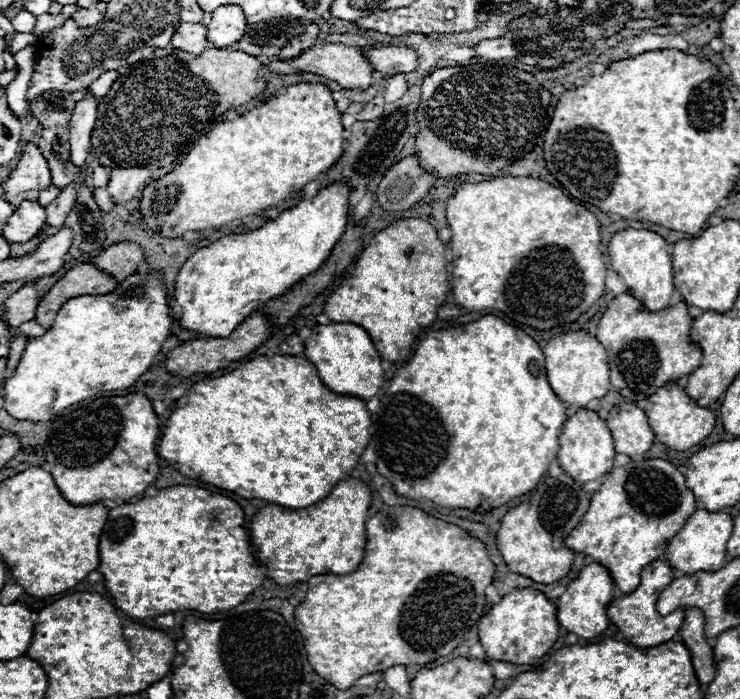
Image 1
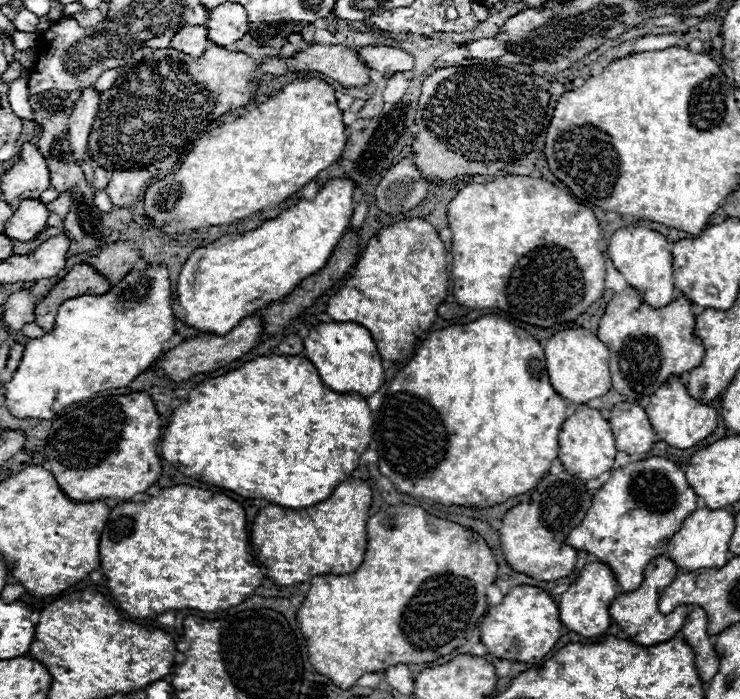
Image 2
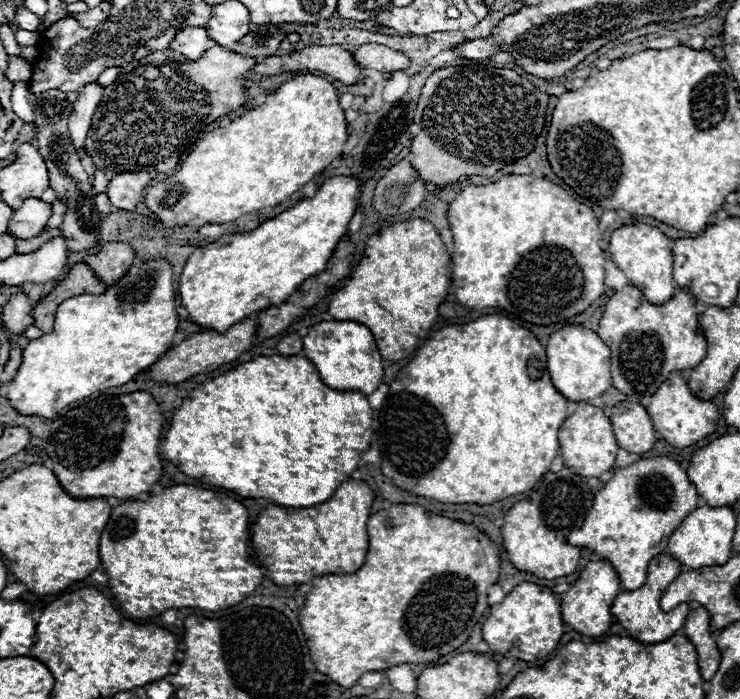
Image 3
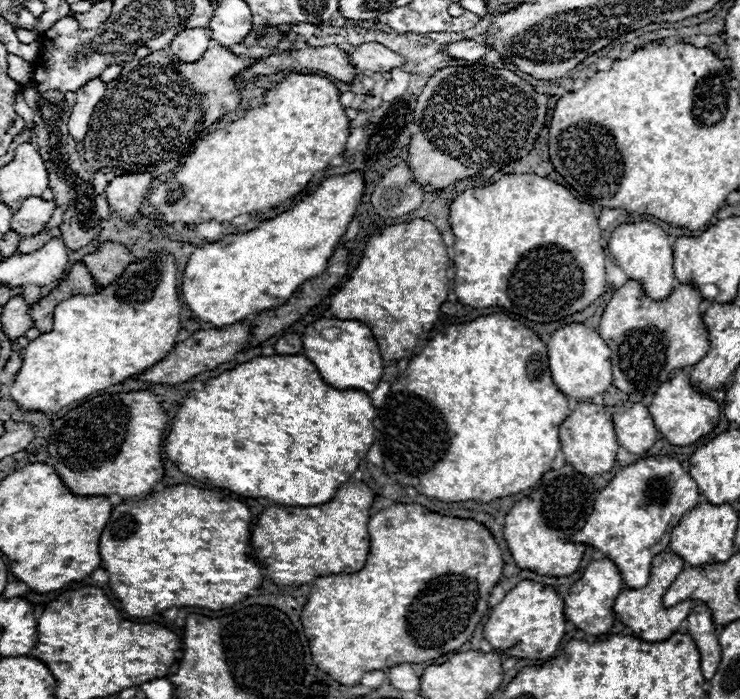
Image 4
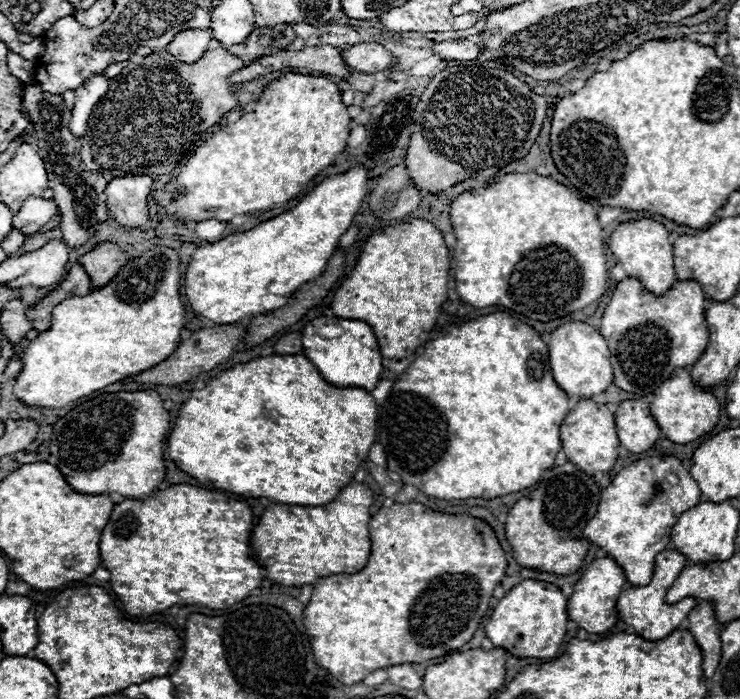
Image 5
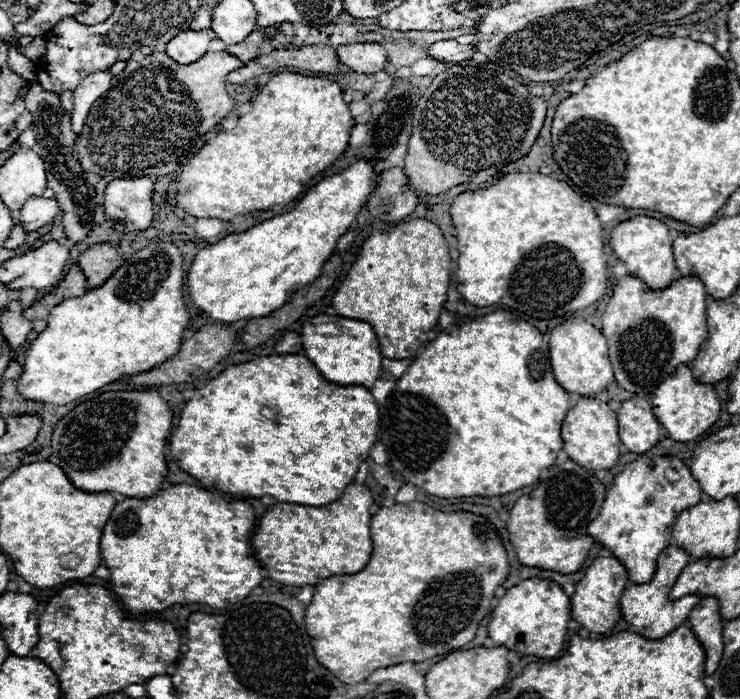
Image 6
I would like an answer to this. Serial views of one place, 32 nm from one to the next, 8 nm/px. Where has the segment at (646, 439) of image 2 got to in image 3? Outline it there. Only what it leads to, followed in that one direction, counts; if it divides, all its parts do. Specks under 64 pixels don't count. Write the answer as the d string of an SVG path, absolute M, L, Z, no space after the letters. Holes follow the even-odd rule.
M620 402L612 408L610 422L618 448L624 448L630 454L644 454L656 442L656 430L646 408L640 404Z

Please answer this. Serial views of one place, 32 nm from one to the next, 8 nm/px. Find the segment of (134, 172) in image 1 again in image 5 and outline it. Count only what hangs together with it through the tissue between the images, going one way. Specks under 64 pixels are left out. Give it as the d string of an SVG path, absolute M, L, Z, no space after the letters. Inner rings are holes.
M122 176L114 178L106 186L106 206L110 216L114 216L126 228L138 228L148 222L148 196L152 190L152 178L142 176Z

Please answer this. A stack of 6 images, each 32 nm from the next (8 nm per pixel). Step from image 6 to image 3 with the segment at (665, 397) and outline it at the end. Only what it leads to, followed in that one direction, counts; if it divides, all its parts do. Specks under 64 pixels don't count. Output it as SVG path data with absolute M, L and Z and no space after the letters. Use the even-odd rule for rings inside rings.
M680 372L670 374L670 378L650 398L650 404L646 406L646 410L650 414L652 426L656 428L658 436L676 448L688 448L698 440L706 438L710 432L716 430L716 422L718 422L718 408L712 402L704 402L696 398L688 390L688 384L684 382Z

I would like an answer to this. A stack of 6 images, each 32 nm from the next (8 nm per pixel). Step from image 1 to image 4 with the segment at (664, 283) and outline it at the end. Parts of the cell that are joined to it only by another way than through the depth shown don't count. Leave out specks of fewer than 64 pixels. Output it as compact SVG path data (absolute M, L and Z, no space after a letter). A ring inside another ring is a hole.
M636 222L618 226L608 242L608 250L614 256L614 262L626 272L626 276L642 286L642 290L652 300L664 300L676 286L674 268L672 268L672 244L668 234L652 222Z

